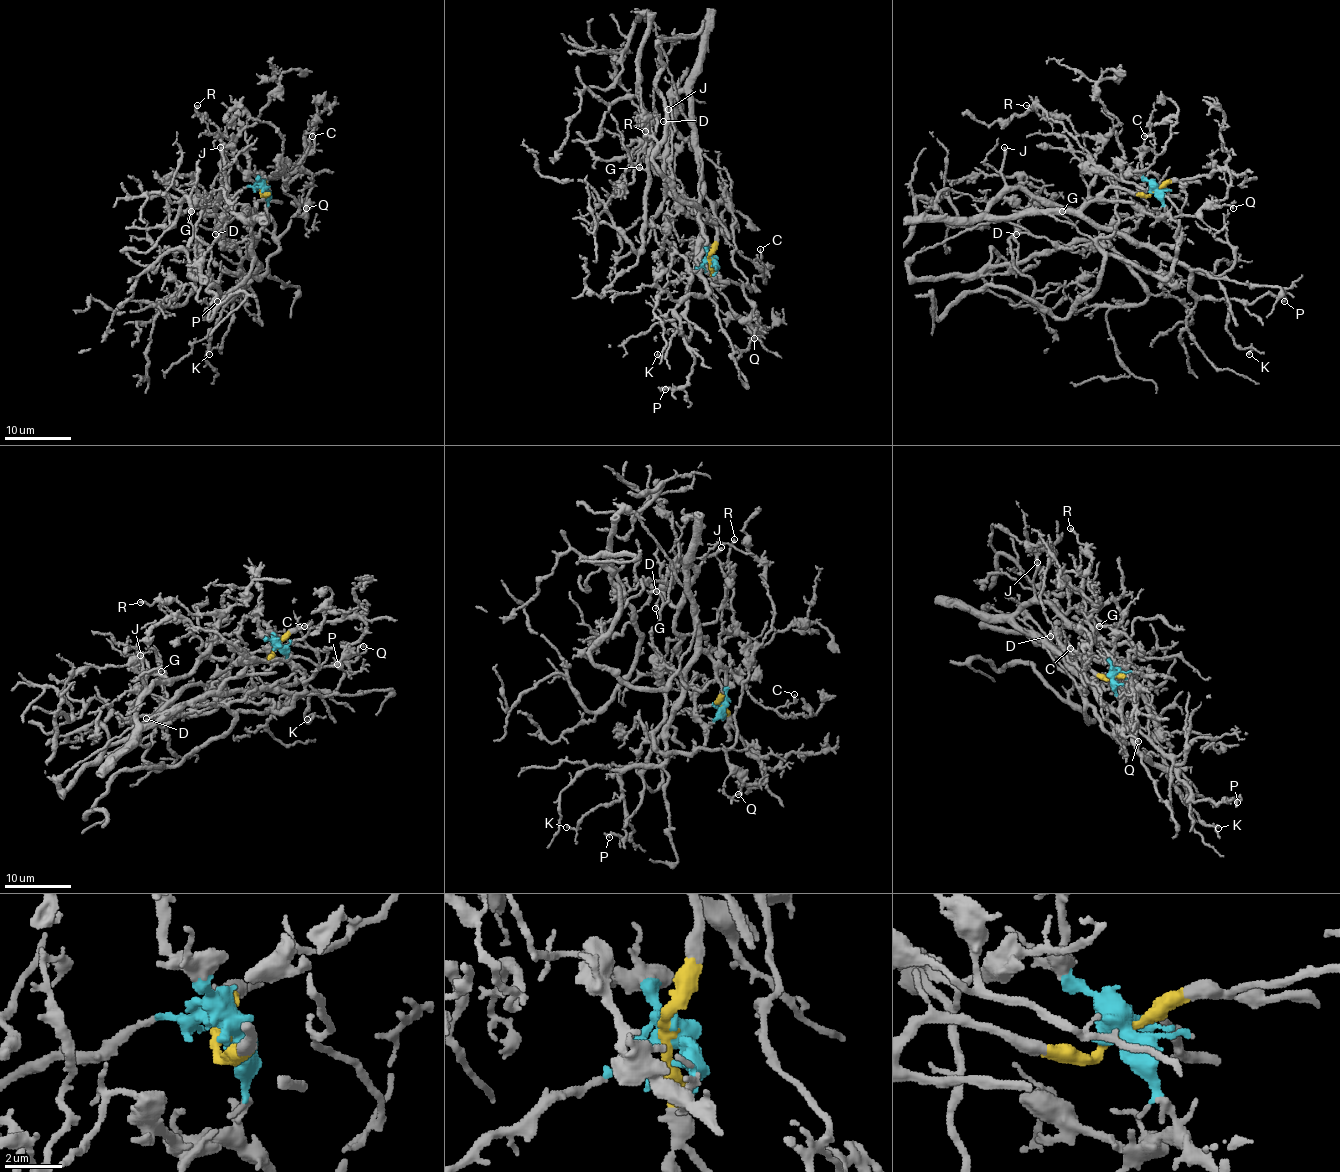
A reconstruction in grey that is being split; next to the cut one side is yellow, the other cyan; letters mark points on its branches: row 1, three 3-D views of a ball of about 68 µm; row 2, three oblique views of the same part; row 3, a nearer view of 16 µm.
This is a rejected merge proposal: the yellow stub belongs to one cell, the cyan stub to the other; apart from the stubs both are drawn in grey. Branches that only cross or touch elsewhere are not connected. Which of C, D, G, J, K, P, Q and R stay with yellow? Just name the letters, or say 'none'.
G, J, K, P

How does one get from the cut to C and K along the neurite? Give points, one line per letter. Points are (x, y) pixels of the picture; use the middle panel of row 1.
C: (710, 258), (712, 270), (665, 221), (682, 200), (746, 258), (757, 260), (761, 248)
K: (710, 258), (715, 206), (704, 186), (697, 272), (707, 292), (675, 309), (680, 334), (657, 354)

